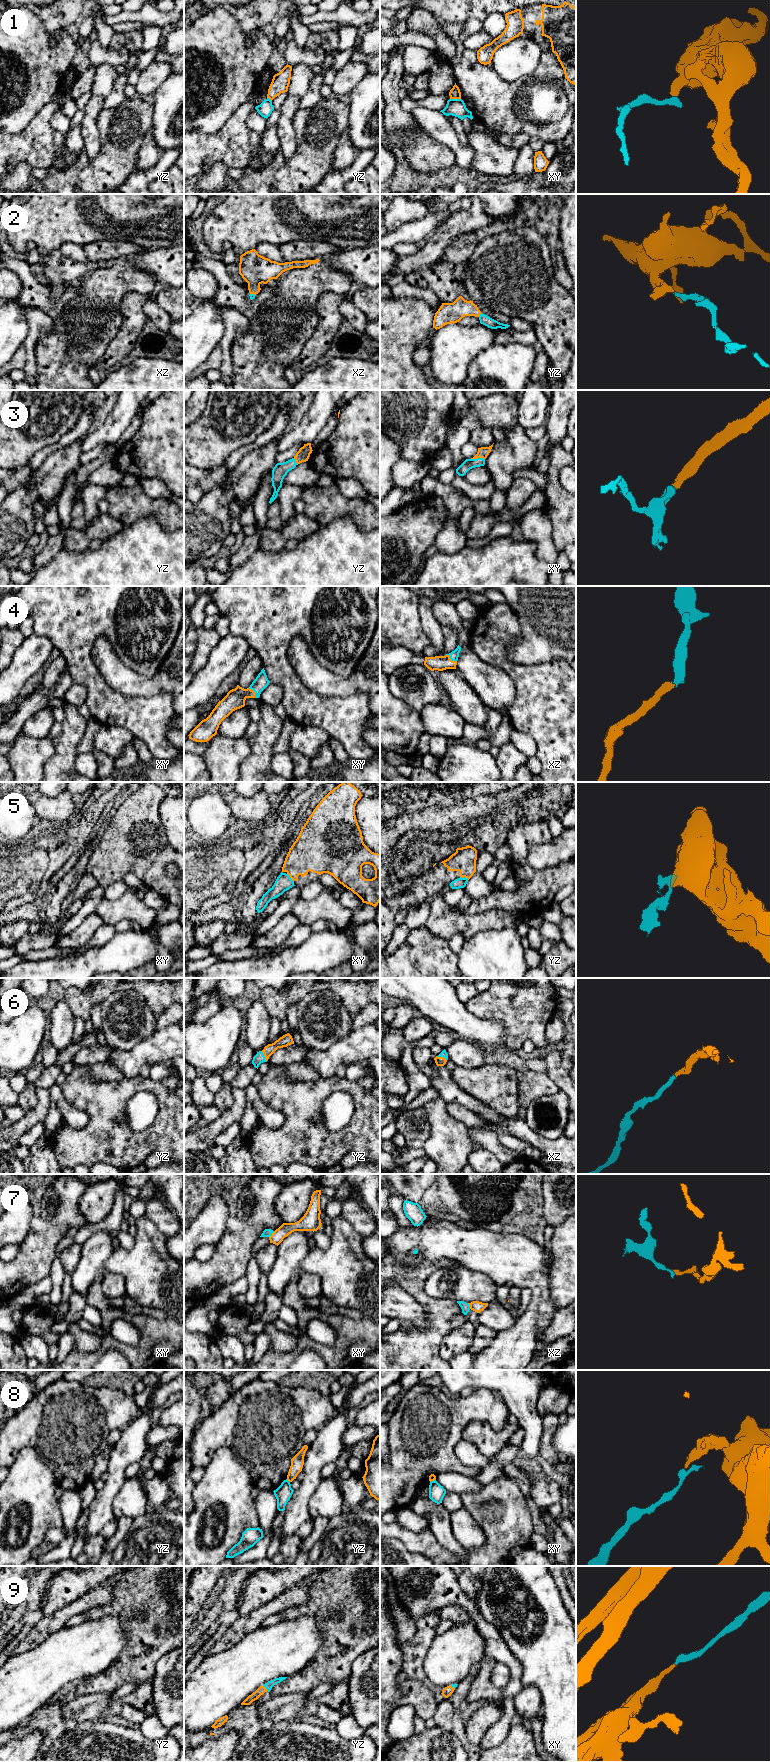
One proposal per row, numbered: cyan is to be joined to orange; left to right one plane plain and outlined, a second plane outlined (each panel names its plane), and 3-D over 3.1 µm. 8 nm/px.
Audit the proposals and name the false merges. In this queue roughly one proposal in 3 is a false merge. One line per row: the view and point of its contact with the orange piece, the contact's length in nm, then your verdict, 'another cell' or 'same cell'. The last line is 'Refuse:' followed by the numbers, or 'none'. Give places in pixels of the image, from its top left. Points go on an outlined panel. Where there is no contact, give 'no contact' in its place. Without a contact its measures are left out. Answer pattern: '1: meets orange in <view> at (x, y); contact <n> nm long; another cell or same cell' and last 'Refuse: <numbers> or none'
1: meets orange in xy at (455, 98); contact 90 nm long; another cell
2: meets orange in yz at (479, 315); contact 40 nm long; same cell
3: meets orange in xy at (477, 457); contact 110 nm long; same cell
4: meets orange in xz at (450, 659); contact 110 nm long; same cell
5: meets orange in yz at (464, 876); contact 80 nm long; another cell
6: meets orange in yz at (264, 1055); contact 100 nm long; same cell
7: meets orange in xy at (272, 1234); contact 70 nm long; another cell
8: meets orange in yz at (288, 1480); contact 40 nm long; another cell
9: meets orange in yz at (265, 1688); contact 60 nm long; same cell
Refuse: 1, 5, 7, 8

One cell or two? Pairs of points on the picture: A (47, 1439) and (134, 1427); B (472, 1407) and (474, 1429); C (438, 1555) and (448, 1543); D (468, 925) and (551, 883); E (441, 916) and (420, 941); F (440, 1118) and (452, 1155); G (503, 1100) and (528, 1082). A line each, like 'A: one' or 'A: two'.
A: two
B: two
C: two
D: two
E: two
F: one
G: two

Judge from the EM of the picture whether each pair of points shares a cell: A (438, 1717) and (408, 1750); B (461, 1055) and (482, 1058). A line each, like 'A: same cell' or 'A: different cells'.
A: different cells
B: same cell

